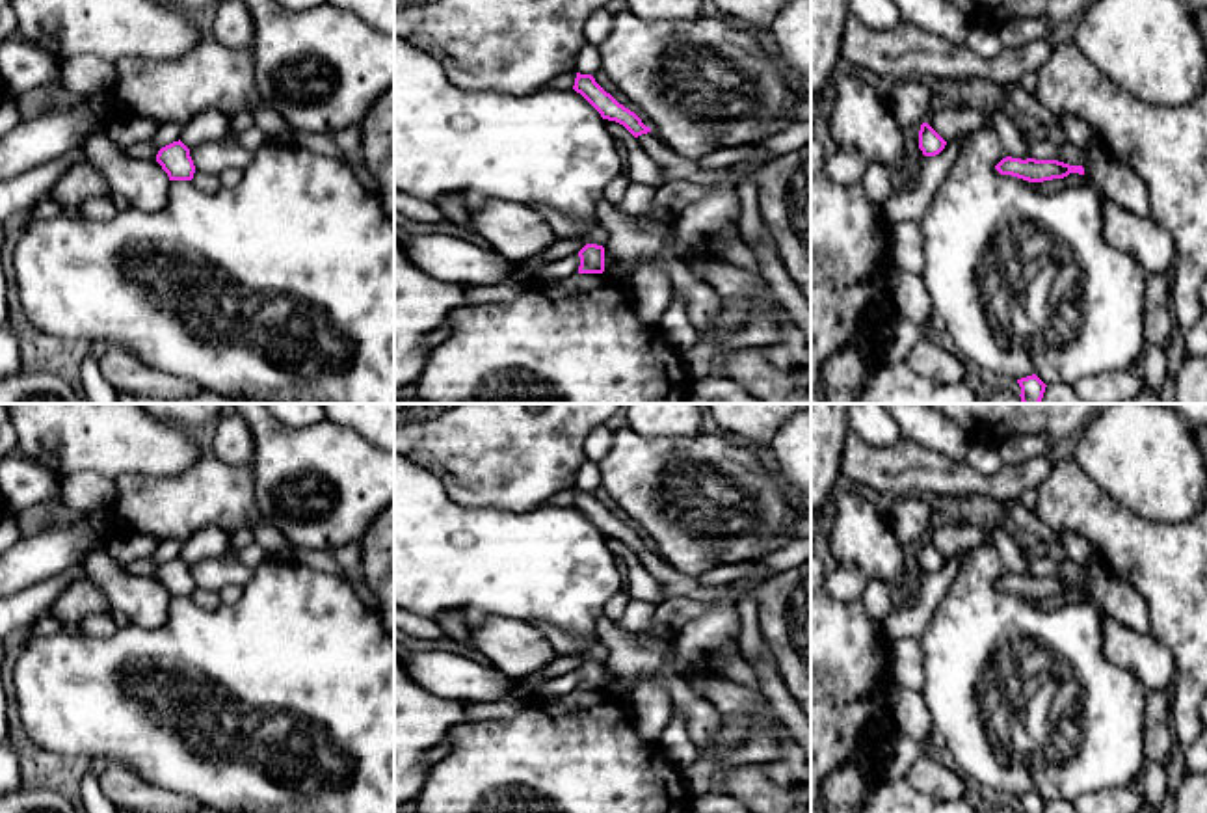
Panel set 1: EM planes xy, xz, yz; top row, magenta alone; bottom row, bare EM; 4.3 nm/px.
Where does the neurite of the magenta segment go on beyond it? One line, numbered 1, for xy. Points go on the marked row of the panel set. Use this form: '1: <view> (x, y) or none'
1: none

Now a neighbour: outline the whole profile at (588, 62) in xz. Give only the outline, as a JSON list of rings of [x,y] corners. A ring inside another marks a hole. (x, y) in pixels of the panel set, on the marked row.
[[[586,43],[578,52],[575,73],[595,74],[601,71],[601,52],[597,45]]]

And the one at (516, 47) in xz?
[[[394,0],[394,39],[433,56],[461,89],[528,95],[573,73],[584,24],[612,0]]]

